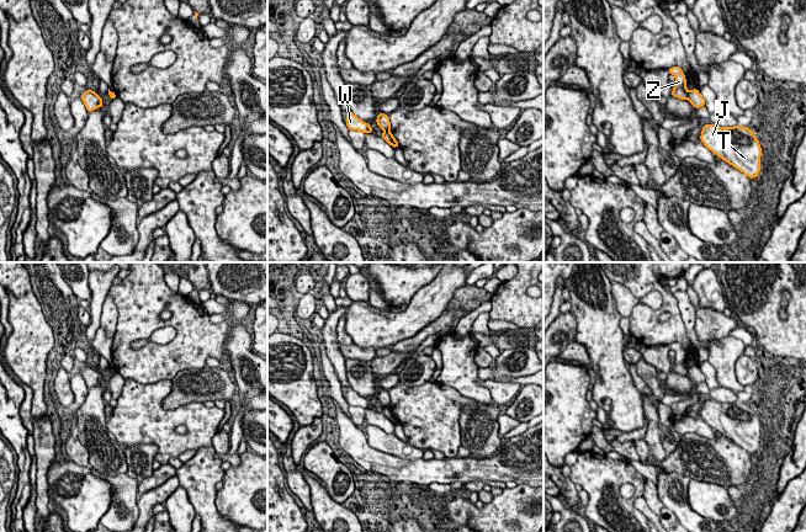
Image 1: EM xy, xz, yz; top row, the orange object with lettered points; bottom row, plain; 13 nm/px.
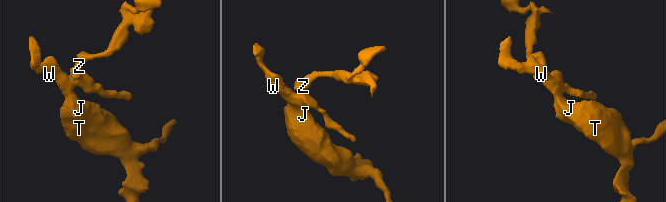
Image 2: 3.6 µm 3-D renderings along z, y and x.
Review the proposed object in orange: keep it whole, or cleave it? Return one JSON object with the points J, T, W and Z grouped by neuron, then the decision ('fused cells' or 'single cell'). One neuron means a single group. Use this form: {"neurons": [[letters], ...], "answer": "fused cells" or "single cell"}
{"neurons": [["J", "T", "W"], ["Z"]], "answer": "fused cells"}

